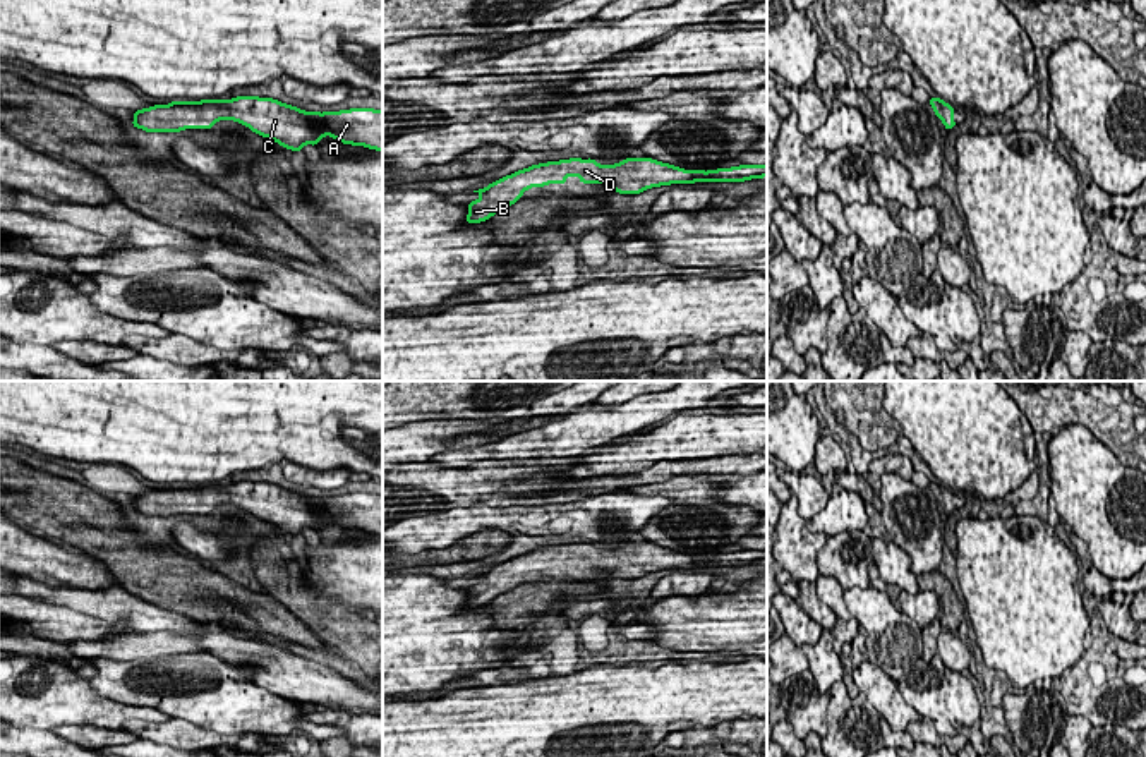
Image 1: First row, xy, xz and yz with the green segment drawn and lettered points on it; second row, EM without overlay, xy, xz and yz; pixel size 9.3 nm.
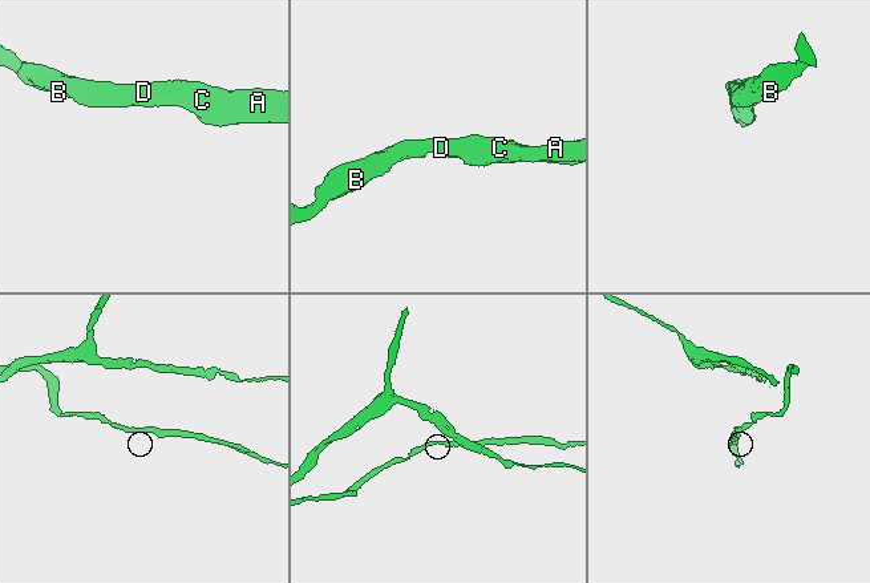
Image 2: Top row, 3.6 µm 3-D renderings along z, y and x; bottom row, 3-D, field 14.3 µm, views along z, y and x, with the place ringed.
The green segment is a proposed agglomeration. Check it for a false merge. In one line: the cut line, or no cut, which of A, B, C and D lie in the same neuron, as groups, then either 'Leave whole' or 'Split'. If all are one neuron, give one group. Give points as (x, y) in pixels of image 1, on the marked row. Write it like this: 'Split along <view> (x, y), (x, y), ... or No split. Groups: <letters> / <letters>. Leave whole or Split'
No split. Groups: A B C D. Leave whole

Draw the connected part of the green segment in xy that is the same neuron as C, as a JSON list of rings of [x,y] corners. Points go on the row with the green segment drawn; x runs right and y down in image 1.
[[[271,98],[172,101],[136,110],[132,127],[146,132],[211,129],[218,120],[235,120],[252,132],[271,137],[292,151],[316,146],[324,136],[343,144],[365,146],[383,153],[383,110],[352,108],[341,112],[304,112]]]

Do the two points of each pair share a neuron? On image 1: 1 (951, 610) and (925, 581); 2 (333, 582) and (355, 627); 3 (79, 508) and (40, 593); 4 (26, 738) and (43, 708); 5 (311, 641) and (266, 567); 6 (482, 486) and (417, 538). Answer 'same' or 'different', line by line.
1: same
2: different
3: different
4: different
5: different
6: different

